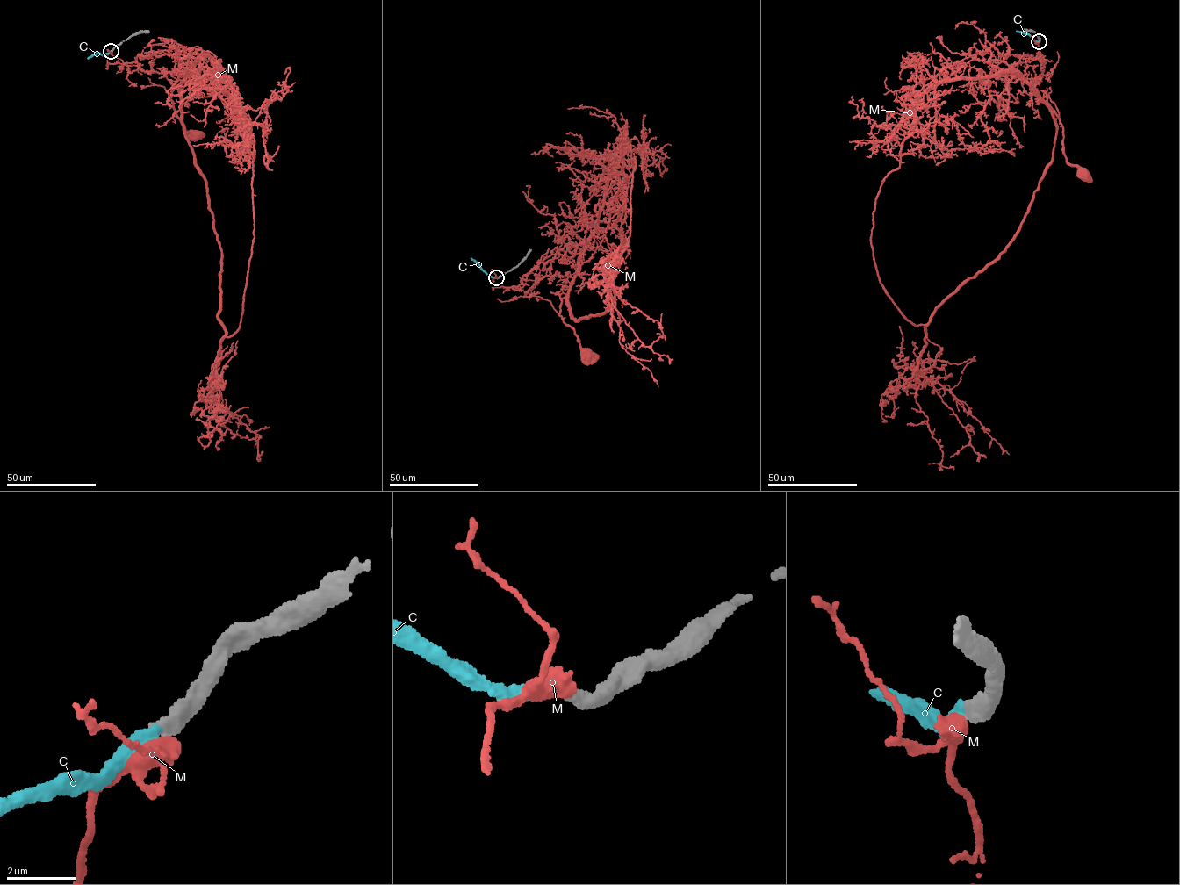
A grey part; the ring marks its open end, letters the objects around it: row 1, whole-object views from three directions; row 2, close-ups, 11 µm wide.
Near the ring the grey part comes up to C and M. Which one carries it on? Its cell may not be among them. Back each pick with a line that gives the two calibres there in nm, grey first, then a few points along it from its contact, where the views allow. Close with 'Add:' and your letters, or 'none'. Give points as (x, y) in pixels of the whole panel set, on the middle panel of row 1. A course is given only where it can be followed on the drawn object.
C: 400/360 nm | via (496, 277), (487, 274), (471, 258)
Add: C

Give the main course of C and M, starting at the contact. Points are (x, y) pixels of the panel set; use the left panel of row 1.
C: (111, 51), (87, 58)
M: (111, 51), (108, 64), (163, 50), (187, 64), (197, 61), (170, 97), (183, 132), (193, 135)

